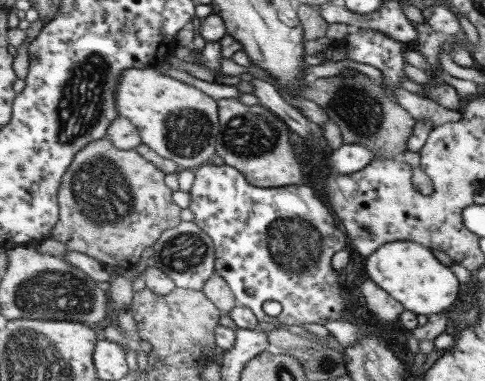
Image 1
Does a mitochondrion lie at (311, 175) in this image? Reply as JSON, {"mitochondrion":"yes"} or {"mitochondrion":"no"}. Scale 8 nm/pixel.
{"mitochondrion":"no"}

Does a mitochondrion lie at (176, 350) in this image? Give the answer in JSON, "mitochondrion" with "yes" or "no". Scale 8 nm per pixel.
{"mitochondrion":"no"}

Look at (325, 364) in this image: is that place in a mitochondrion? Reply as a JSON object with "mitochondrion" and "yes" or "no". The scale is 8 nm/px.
{"mitochondrion":"yes"}

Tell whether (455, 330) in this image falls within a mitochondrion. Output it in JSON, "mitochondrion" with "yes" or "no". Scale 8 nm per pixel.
{"mitochondrion":"no"}

